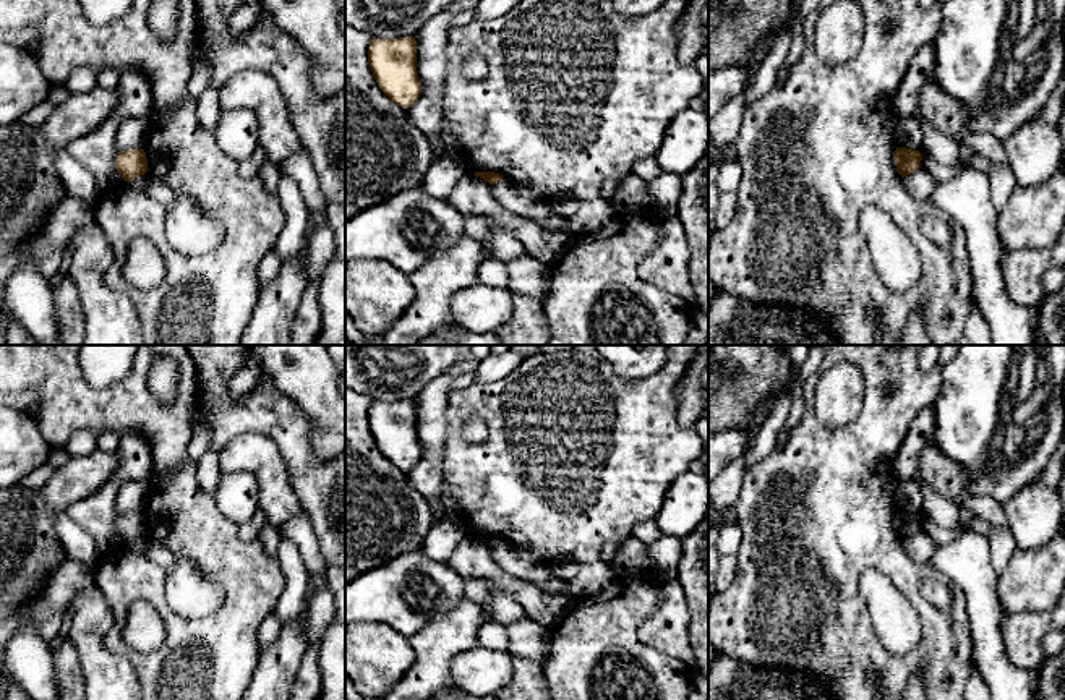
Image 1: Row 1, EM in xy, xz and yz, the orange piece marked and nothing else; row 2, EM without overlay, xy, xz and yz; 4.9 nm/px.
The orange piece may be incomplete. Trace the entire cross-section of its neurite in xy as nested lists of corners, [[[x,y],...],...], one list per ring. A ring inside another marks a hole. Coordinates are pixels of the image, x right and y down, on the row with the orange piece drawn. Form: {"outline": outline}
{"outline": [[[144,149],[122,151],[117,156],[115,167],[125,181],[131,181],[148,172],[148,159]]]}

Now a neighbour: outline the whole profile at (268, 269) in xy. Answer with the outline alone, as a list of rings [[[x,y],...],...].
[[[271,250],[259,262],[258,266],[258,284],[259,287],[269,285],[276,280],[279,269],[282,266],[282,261],[276,250]]]

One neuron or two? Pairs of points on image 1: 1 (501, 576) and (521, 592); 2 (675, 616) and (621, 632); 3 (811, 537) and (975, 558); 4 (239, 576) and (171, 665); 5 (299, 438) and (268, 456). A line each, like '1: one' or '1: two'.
1: one
2: two
3: two
4: one
5: two

